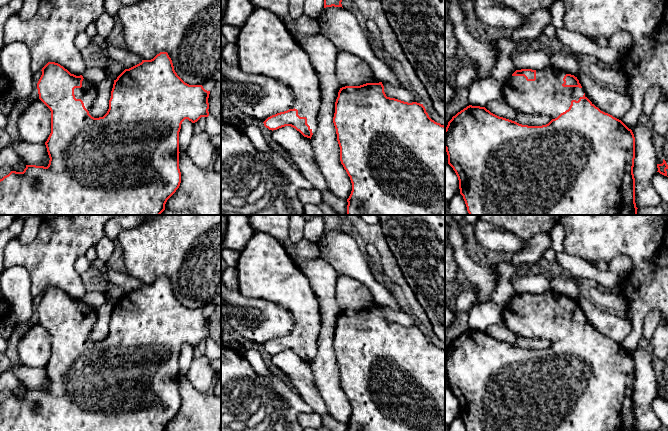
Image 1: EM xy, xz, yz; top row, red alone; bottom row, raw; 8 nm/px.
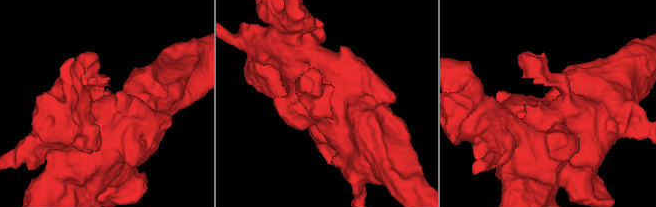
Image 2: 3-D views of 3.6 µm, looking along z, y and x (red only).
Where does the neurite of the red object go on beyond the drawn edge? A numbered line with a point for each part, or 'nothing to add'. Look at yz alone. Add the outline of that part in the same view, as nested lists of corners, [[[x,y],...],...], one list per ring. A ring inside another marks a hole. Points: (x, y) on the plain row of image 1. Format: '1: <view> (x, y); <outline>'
1: yz (546, 320); [[[551,290],[543,294],[536,294],[535,305],[527,305],[524,300],[511,300],[503,307],[502,321],[515,334],[546,339],[555,343],[569,333],[572,324],[578,325],[585,317],[583,312],[563,311],[563,302],[566,298],[568,297]]]

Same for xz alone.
1: xz (265, 270); [[[255,233],[240,252],[236,269],[239,292],[245,297],[264,299],[285,308],[293,317],[291,333],[297,333],[300,341],[307,342],[314,357],[320,330],[319,303],[307,277],[295,265],[285,247],[271,235]]]

